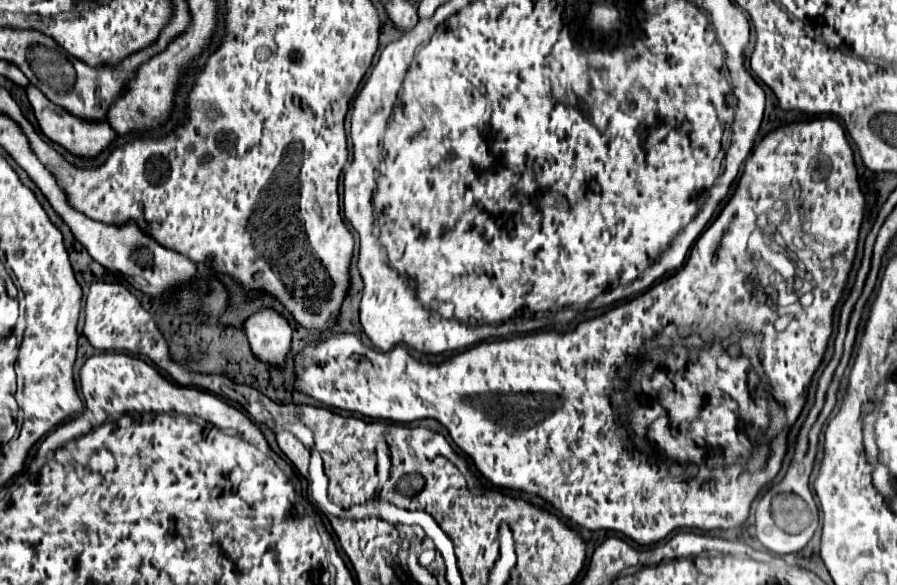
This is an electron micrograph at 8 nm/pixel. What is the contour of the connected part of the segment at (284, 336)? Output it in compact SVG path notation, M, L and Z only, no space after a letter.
M263 310L245 322L245 334L249 338L251 352L261 362L283 368L287 354L291 352L291 326L275 310Z

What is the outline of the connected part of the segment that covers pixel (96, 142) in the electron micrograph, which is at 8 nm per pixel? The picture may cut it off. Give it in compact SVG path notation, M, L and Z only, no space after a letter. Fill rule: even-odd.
M27 86L27 96L29 96L29 102L35 110L35 118L39 122L39 128L41 132L55 144L63 146L69 154L77 156L77 158L83 158L83 160L95 160L103 150L107 150L115 140L117 140L117 134L115 130L107 124L107 122L83 122L75 116L71 116L69 112L65 112L63 108L55 106L53 102L47 100L47 96L35 88L35 86Z

